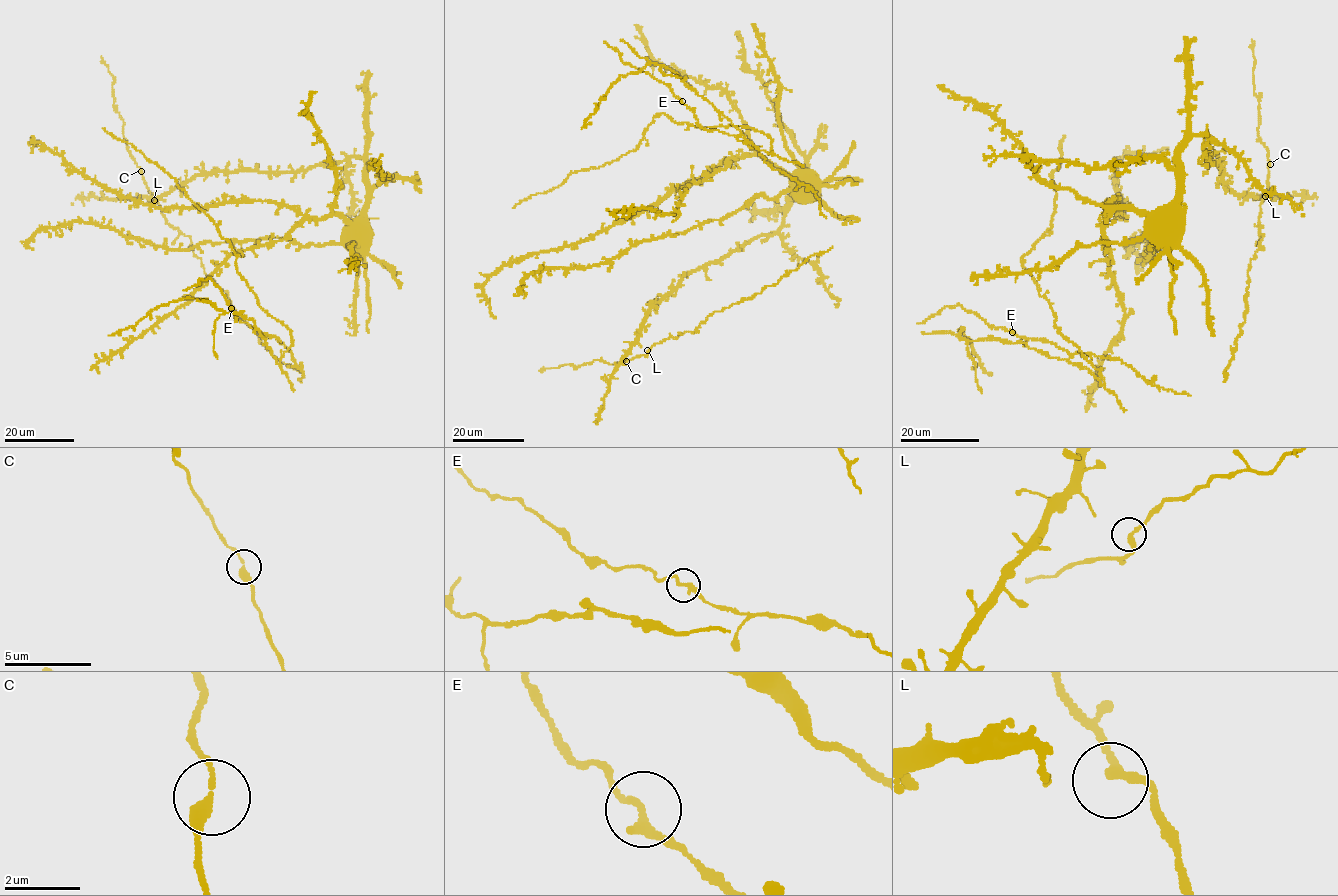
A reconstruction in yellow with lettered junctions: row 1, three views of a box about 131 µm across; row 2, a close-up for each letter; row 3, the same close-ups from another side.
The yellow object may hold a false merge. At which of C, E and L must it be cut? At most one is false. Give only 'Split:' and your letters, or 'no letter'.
Split: no letter

